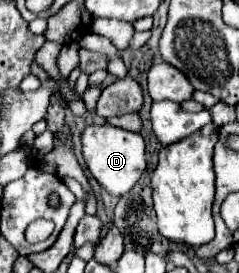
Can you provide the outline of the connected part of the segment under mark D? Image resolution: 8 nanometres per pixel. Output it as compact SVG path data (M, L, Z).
M88 125L82 133L82 155L94 179L110 193L110 195L124 195L128 193L140 175L146 169L146 155L144 155L144 139L140 133L124 131L112 125Z

